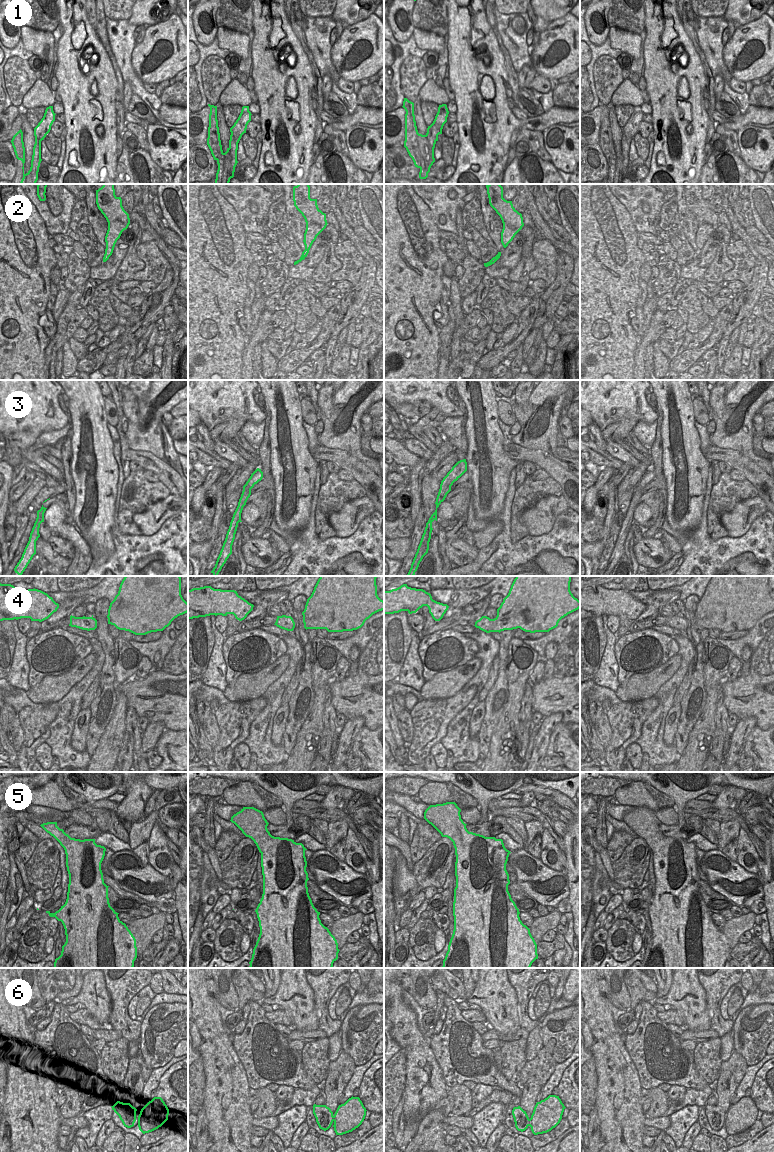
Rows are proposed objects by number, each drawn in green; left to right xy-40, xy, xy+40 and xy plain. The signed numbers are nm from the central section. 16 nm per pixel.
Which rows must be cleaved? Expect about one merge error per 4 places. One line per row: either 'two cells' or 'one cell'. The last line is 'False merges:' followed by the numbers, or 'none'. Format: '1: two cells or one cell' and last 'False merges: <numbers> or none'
1: two cells
2: one cell
3: two cells
4: one cell
5: one cell
6: one cell
False merges: 1, 3

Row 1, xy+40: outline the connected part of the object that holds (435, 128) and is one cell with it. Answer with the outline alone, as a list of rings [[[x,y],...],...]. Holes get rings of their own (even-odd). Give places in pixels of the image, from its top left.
[[[446,104],[439,105],[438,112],[435,116],[433,123],[428,126],[426,137],[428,138],[433,150],[438,141],[438,135],[442,134],[444,124],[447,122],[449,111]]]

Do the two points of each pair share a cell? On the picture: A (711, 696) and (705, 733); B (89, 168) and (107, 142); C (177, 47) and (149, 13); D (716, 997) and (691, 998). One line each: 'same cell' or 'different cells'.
A: same cell
B: same cell
C: different cells
D: different cells

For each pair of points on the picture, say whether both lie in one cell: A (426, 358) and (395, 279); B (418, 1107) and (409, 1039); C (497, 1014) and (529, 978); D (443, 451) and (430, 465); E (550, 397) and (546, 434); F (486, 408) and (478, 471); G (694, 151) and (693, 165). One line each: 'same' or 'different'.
A: same
B: same
C: different
D: same
E: same
F: same
G: same

